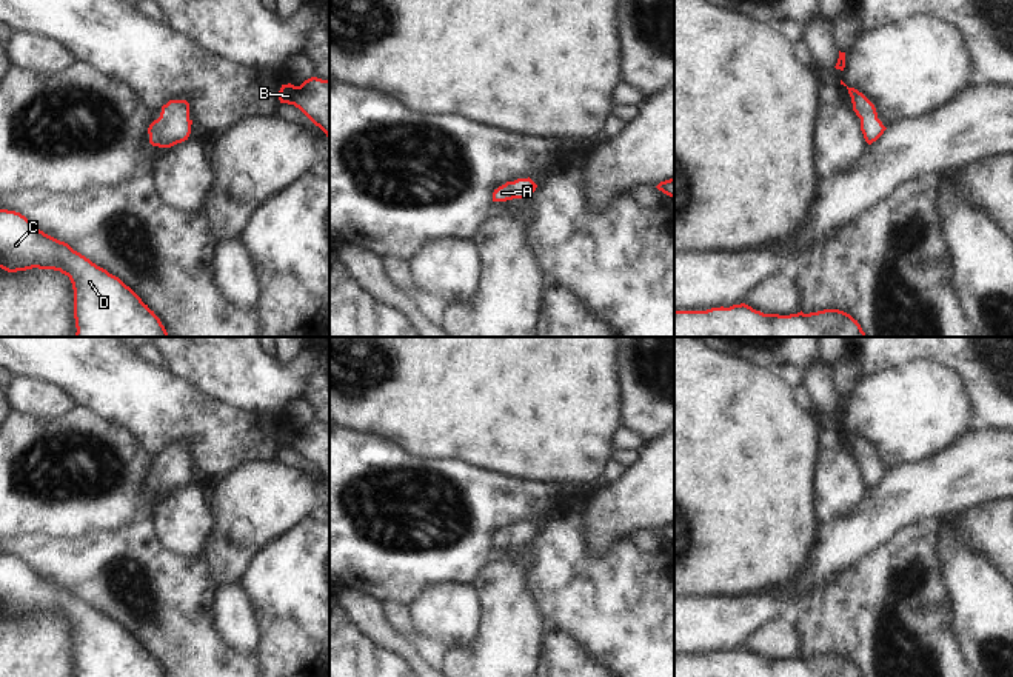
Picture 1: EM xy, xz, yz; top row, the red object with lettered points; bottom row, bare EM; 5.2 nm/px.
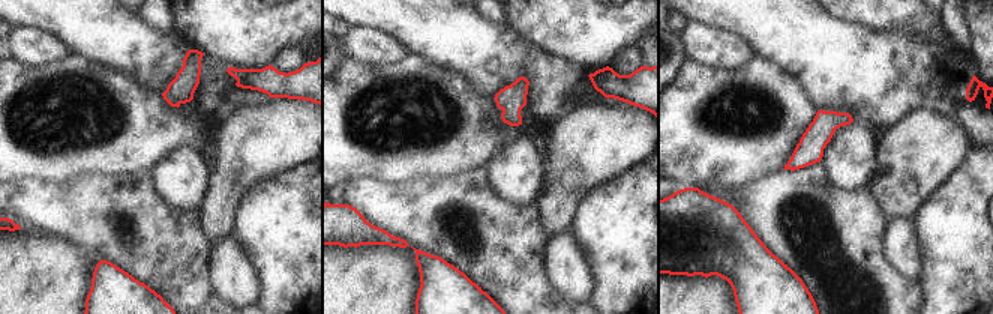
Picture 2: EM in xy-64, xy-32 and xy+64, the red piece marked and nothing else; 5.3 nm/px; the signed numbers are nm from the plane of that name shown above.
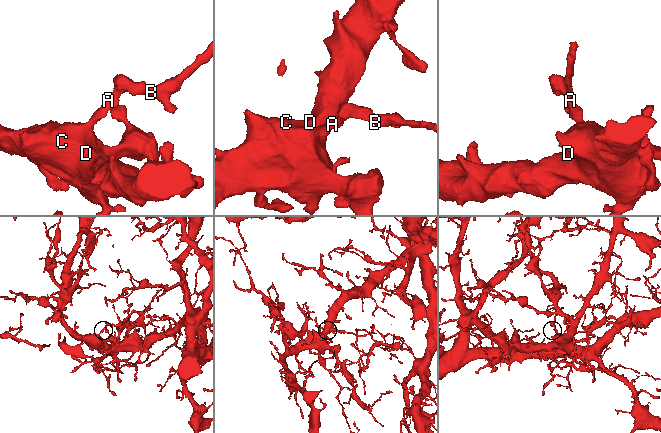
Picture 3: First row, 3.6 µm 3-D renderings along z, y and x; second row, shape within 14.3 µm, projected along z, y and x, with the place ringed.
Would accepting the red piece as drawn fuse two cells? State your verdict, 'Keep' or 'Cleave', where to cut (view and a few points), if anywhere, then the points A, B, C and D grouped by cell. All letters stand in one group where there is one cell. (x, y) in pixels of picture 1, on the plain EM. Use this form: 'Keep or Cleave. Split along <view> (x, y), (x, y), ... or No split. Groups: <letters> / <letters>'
Keep. No split. Groups: A B C D

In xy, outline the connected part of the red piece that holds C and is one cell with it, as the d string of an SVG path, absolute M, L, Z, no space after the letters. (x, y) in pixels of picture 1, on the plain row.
M0 554L0 612L8 617L32 612L54 614L68 620L74 634L74 663L77 677L166 677L160 663L119 622L97 611L40 574L15 555Z

